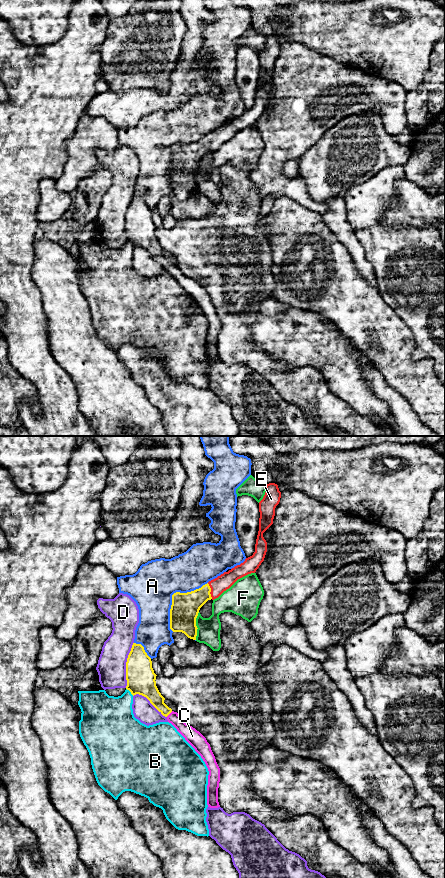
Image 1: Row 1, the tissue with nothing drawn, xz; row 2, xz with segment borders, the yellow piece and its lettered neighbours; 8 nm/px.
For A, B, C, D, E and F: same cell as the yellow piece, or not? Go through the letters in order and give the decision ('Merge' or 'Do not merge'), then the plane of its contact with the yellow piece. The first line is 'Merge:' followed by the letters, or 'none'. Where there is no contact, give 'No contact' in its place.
Merge: C, E
A: Do not merge. Touches yellow in xz
B: Do not merge. Touches yellow in xz
C: Merge. Touches yellow in xz
D: Do not merge. Touches yellow in xz
E: Merge. Touches yellow in xz
F: Do not merge. Touches yellow in xz

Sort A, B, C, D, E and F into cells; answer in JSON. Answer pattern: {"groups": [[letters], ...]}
{"groups": [["A"], ["B"], ["C", "E"], ["D"], ["F"]]}

